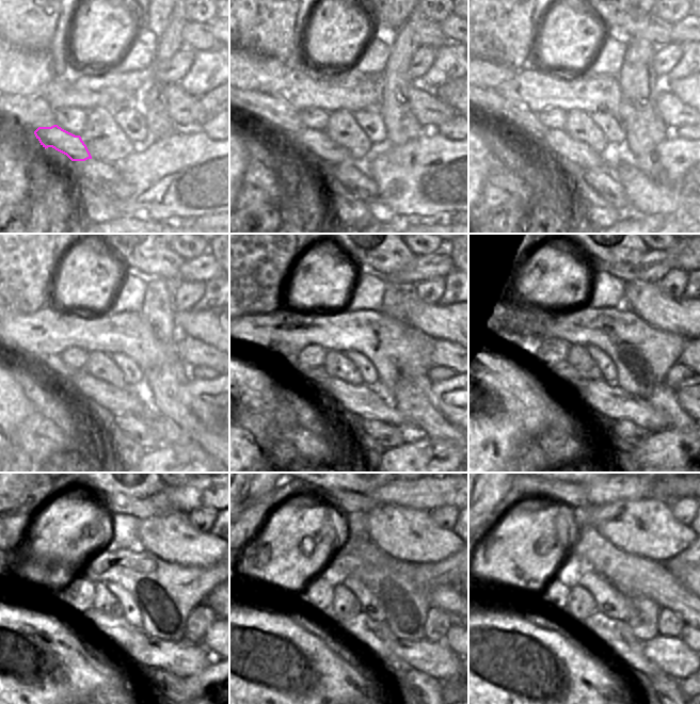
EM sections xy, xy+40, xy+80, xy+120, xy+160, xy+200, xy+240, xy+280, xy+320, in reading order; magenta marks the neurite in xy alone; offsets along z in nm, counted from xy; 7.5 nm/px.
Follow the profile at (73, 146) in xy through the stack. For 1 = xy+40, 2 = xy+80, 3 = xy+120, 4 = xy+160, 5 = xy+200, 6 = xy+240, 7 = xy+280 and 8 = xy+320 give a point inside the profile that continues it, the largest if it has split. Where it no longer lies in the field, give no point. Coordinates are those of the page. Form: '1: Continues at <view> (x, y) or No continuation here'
1: Continues at xy+40 (316, 145)
2: Continues at xy+80 (556, 142)
3: Continues at xy+120 (117, 401)
4: Continues at xy+160 (365, 404)
5: Continues at xy+200 (606, 406)
6: Continues at xy+240 (183, 658)
7: Continues at xy+280 (436, 660)
8: Continues at xy+320 (671, 654).

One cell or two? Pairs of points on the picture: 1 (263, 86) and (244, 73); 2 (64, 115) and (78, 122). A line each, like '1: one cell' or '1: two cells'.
1: one cell
2: one cell

